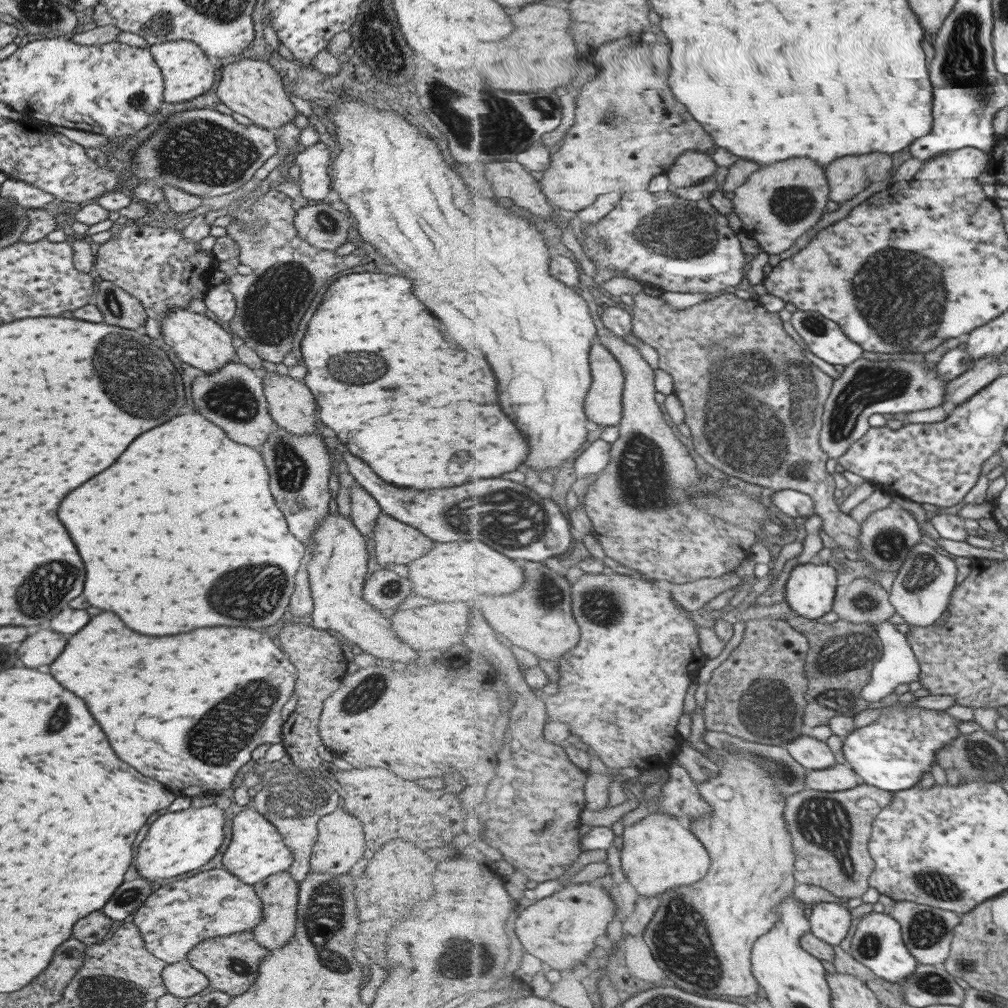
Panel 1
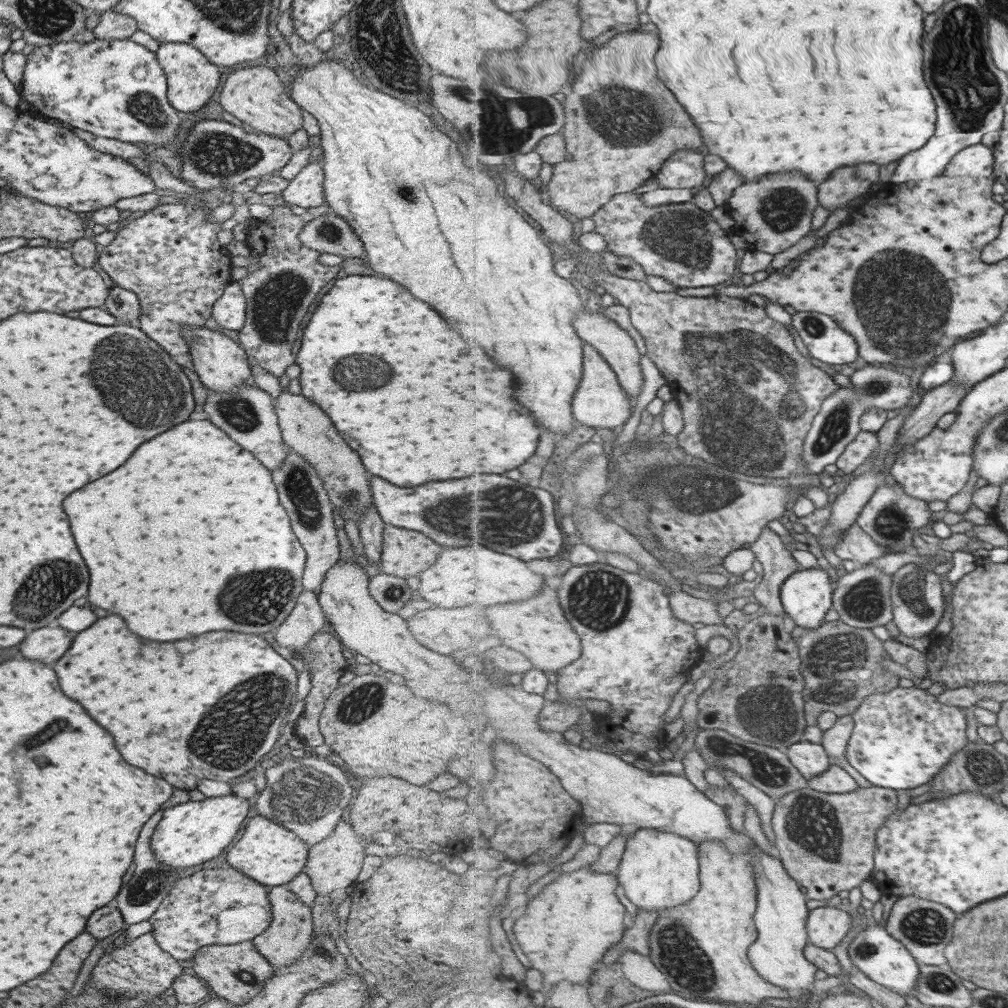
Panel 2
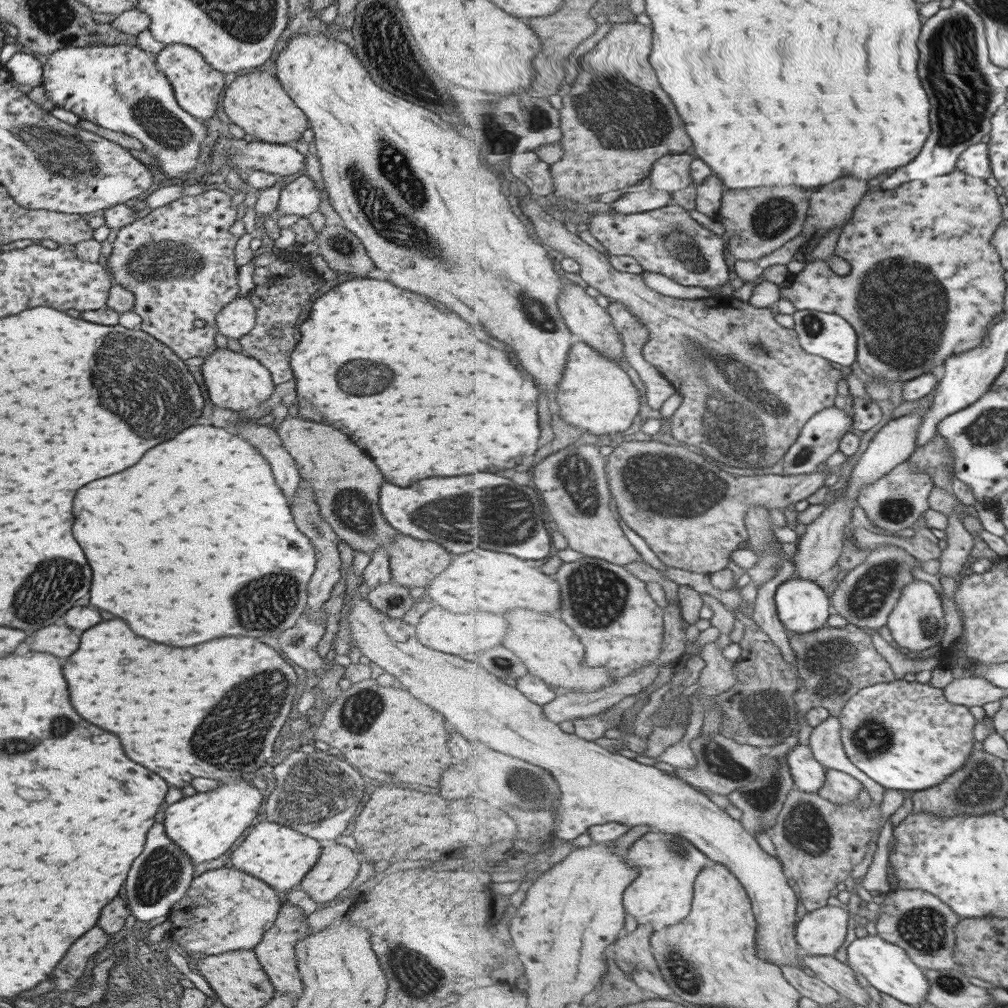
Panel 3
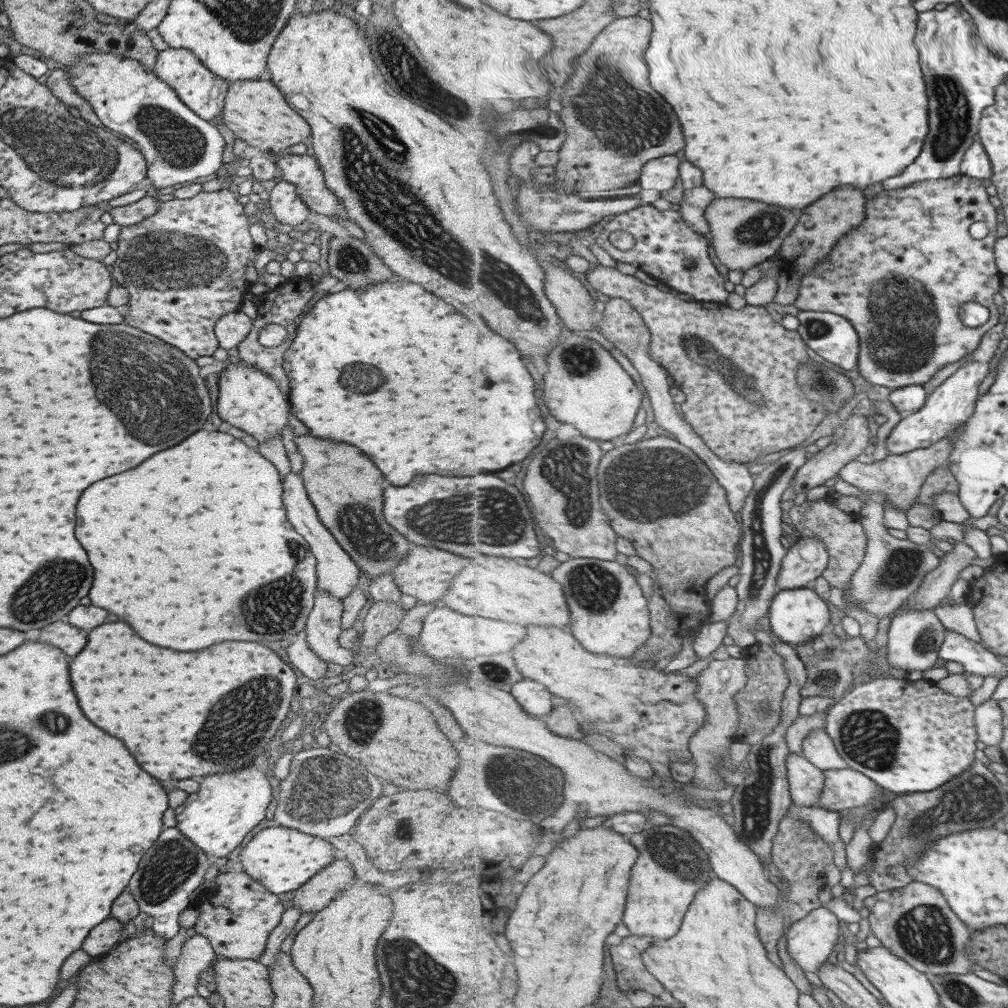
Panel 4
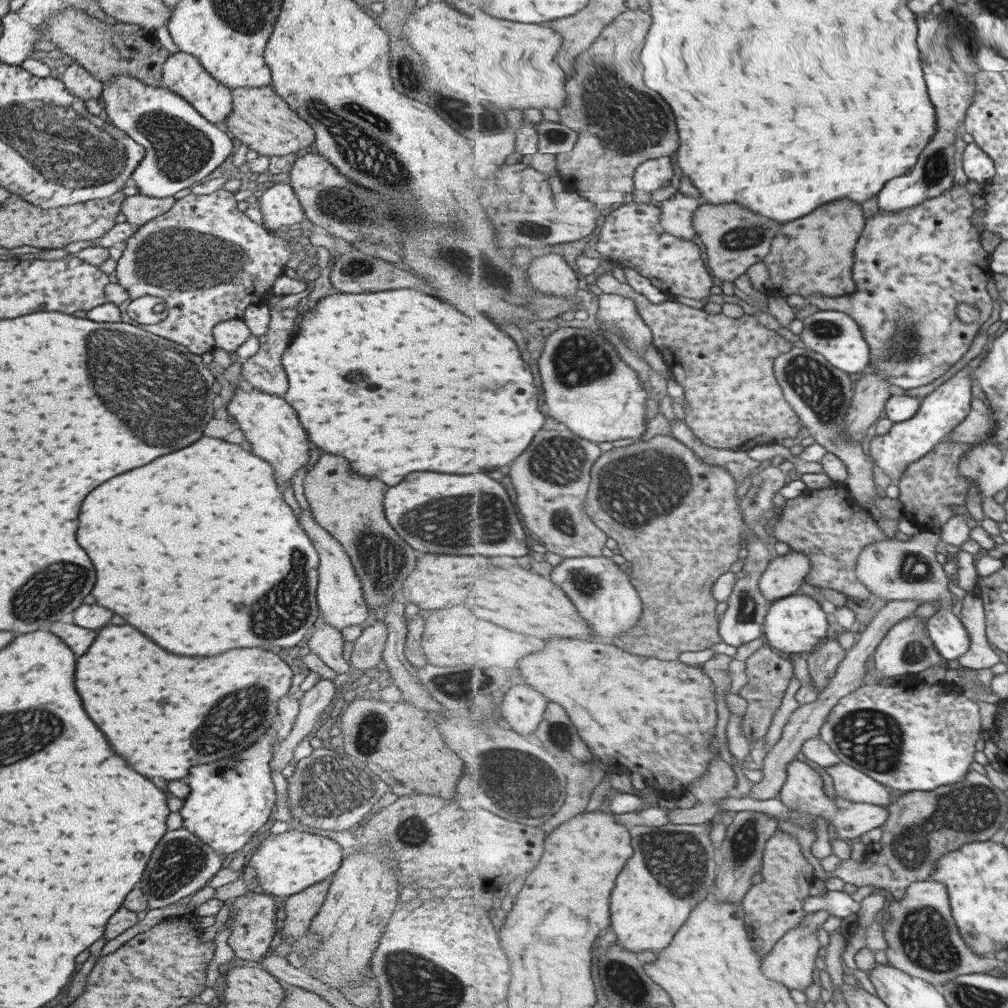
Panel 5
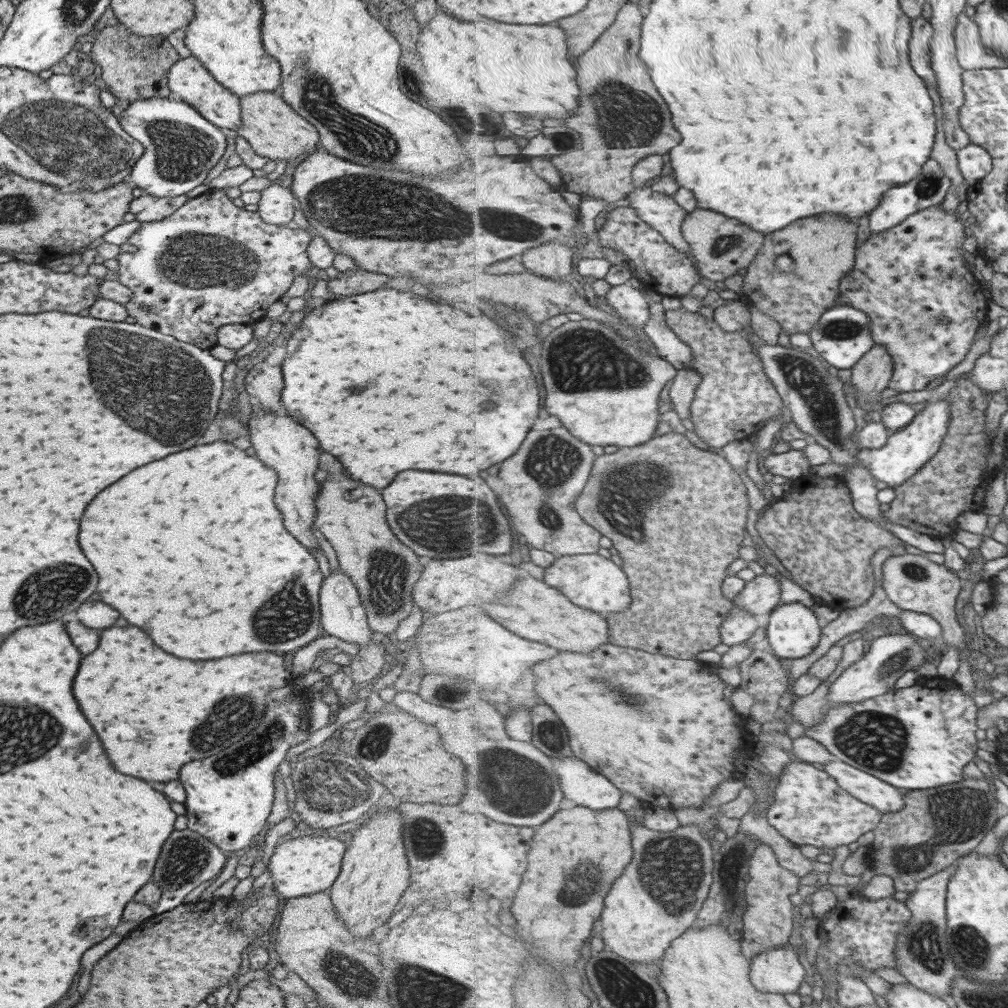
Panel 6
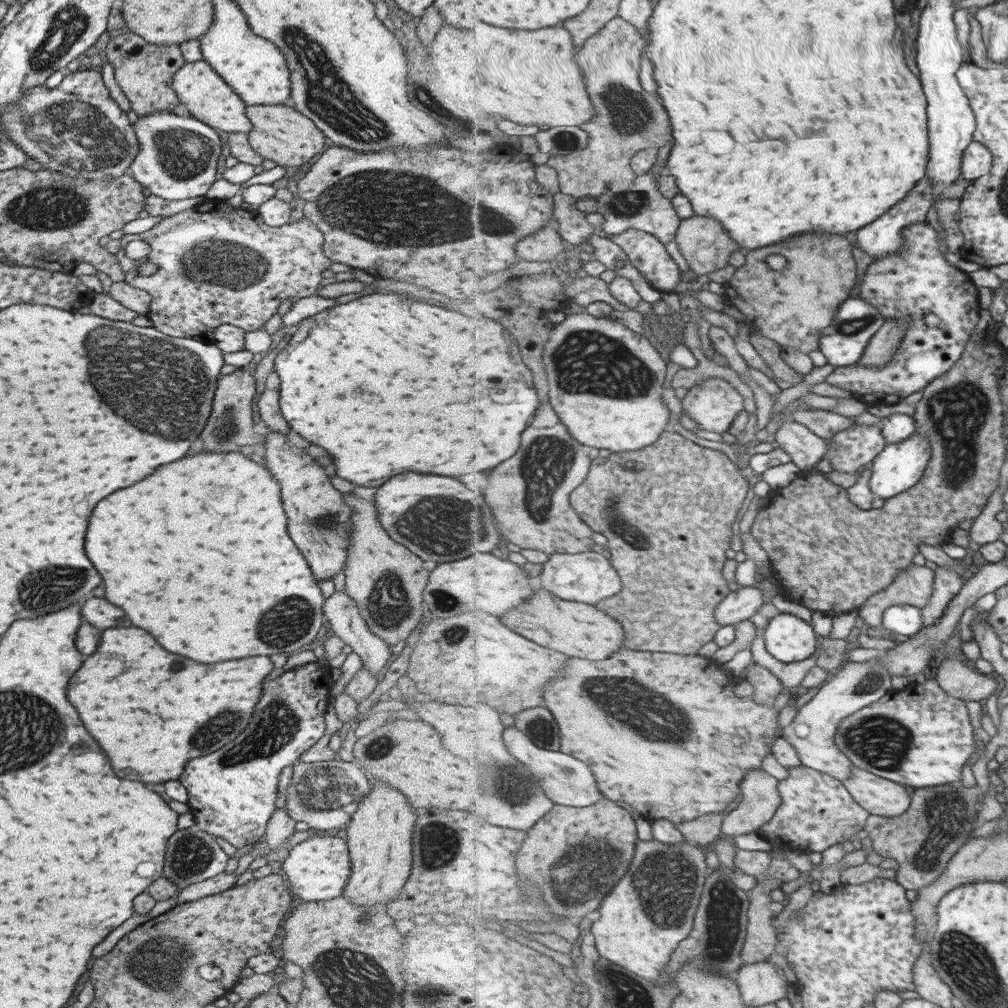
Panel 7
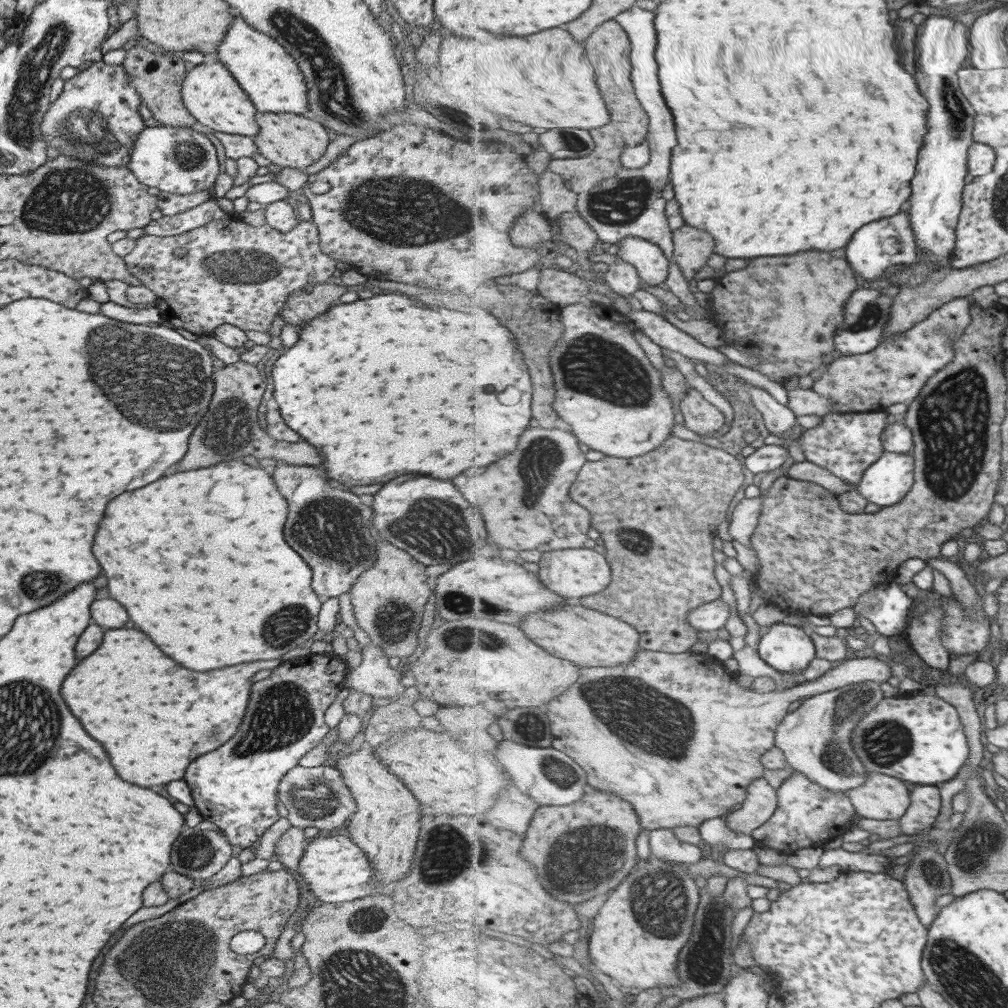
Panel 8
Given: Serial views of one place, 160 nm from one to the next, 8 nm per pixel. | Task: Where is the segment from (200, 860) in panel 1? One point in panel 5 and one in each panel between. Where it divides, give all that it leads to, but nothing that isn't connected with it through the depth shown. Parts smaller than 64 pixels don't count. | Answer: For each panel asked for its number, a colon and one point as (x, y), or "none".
2: (189, 833)
3: (204, 825)
4: (226, 806)
5: (224, 807)

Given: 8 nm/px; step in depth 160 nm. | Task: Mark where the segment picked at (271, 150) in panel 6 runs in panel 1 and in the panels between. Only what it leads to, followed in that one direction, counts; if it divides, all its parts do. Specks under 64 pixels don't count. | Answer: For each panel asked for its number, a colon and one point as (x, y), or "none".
1: (251, 87)
2: (254, 95)
3: (256, 102)
4: (255, 111)
5: (259, 118)

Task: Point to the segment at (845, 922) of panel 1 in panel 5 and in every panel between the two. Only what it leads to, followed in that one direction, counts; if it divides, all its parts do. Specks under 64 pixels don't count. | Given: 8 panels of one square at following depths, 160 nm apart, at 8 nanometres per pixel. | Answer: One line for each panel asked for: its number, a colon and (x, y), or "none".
2: (827, 926)
3: (820, 932)
4: (810, 941)
5: (793, 961)

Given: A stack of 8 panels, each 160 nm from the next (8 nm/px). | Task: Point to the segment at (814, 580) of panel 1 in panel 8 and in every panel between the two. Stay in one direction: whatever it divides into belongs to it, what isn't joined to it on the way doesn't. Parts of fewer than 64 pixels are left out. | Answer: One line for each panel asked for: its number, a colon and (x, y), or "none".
2: (807, 595)
3: (803, 606)
4: (797, 616)
5: (795, 624)
6: (793, 630)
7: (789, 638)
8: (791, 649)

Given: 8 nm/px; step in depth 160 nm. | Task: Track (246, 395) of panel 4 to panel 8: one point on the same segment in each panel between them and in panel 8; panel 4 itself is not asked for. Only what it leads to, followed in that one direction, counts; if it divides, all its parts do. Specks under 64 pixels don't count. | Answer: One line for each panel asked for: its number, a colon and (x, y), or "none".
5: (268, 423)
6: (278, 441)
7: (317, 518)
8: (328, 527)

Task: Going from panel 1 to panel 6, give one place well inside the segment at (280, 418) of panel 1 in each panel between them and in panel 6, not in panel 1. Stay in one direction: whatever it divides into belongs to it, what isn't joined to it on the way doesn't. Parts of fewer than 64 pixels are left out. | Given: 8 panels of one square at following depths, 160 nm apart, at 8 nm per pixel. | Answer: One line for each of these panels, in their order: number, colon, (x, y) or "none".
2: (304, 429)
3: (346, 485)
4: (345, 490)
5: (348, 506)
6: (351, 516)

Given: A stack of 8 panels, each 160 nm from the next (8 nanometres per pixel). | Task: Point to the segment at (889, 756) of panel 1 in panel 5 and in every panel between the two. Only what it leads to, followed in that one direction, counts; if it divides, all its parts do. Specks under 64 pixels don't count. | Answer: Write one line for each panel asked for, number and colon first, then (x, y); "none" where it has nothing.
2: (902, 738)
3: (906, 735)
4: (909, 736)
5: (934, 742)

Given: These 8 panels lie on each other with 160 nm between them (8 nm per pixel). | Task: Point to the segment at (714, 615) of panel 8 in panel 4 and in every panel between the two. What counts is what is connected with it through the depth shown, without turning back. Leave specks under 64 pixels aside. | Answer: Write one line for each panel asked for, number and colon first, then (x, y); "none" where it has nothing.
4: (805, 561)
5: (786, 573)
6: (761, 595)
7: (739, 607)

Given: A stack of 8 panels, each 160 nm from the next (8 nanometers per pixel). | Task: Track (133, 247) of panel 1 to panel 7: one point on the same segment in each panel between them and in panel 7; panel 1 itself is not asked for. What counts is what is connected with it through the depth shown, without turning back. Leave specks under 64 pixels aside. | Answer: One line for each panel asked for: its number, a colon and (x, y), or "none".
2: (169, 257)
3: (177, 261)
4: (183, 266)
5: (208, 261)
6: (215, 264)
7: (214, 264)

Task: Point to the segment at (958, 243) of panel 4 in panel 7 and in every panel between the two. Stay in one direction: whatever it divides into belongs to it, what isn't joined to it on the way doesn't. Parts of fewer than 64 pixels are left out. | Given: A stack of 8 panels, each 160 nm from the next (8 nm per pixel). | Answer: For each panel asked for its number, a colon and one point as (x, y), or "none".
5: (913, 267)
6: (907, 278)
7: (919, 281)

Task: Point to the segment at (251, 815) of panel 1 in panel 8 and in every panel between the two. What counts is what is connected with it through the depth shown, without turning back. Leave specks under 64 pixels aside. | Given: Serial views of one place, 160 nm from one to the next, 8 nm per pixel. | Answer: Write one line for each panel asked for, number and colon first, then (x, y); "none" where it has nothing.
2: (268, 853)
3: (278, 855)
4: (281, 859)
5: (286, 863)
6: (300, 866)
7: (315, 869)
8: (335, 871)

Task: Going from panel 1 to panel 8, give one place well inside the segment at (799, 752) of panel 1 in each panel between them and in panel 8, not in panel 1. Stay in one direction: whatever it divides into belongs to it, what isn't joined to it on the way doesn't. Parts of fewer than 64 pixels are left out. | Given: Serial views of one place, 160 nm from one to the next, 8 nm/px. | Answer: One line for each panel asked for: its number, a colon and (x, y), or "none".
2: (810, 759)
3: (809, 774)
4: (806, 780)
5: (803, 791)
6: (810, 807)
7: (817, 811)
8: (807, 815)

